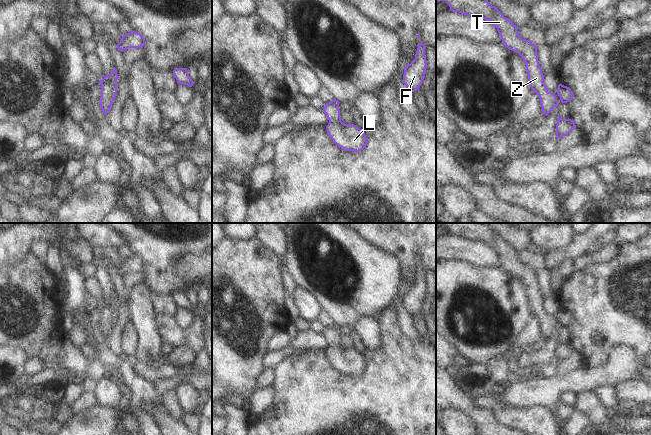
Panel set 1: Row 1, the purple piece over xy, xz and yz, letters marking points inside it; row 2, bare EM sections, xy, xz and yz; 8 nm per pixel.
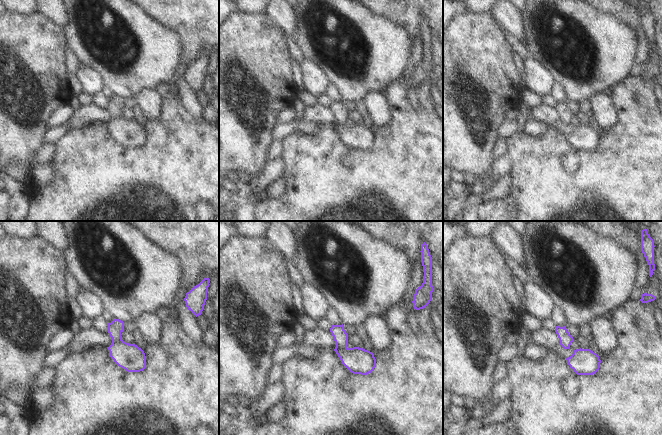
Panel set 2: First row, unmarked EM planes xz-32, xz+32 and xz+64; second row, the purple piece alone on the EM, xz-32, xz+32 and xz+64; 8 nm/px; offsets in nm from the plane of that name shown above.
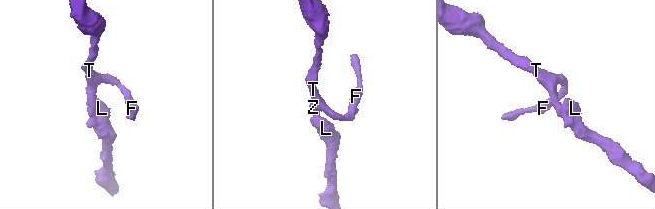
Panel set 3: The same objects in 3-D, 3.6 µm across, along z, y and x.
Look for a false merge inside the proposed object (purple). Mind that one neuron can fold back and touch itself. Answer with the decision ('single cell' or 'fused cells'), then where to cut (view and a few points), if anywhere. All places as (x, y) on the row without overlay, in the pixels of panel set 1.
single cell; cut none

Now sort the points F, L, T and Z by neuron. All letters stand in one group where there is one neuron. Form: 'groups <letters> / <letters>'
groups F L T Z

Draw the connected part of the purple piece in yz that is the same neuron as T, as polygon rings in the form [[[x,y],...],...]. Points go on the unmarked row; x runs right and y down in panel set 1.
[[[436,223],[436,225],[445,225],[453,236],[490,245],[497,252],[503,268],[518,277],[526,287],[530,311],[540,322],[542,337],[547,340],[558,329],[557,321],[548,315],[544,307],[537,270],[521,262],[517,255],[518,250],[504,241],[495,230],[486,223]]]

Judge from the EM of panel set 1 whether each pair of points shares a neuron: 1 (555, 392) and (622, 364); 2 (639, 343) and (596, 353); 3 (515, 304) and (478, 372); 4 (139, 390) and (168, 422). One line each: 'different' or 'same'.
1: same
2: same
3: different
4: different

